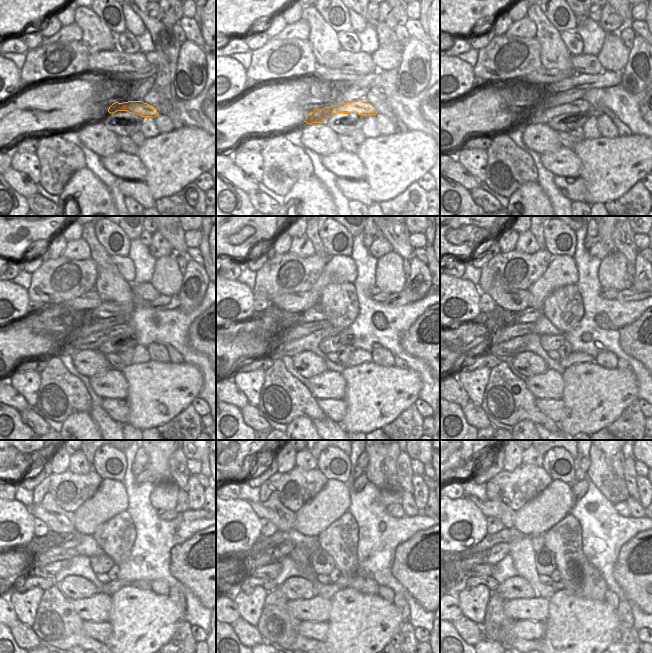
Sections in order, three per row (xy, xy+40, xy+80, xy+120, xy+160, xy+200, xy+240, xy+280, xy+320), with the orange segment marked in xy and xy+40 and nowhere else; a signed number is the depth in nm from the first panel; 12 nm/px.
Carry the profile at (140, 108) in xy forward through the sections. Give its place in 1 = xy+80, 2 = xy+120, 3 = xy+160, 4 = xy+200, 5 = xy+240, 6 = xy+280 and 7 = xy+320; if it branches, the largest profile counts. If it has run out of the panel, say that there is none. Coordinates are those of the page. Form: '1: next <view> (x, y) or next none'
1: next xy+80 (580, 106)
2: next xy+120 (92, 342)
3: next xy+160 (284, 348)
4: next xy+200 (509, 348)
5: next xy+240 (50, 571)
6: next xy+280 (271, 571)
7: next xy+320 (485, 570)

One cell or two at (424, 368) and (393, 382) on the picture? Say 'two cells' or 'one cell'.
two cells

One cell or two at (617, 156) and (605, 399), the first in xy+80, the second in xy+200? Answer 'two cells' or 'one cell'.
one cell

